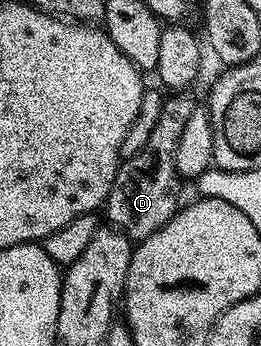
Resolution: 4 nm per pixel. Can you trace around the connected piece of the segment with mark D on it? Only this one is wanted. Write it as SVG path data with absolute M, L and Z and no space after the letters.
M188 93L169 94L162 105L162 113L158 113L158 125L154 125L150 141L146 141L142 153L123 160L116 169L106 204L107 222L128 239L139 241L150 237L176 215L178 137L182 137L182 129L186 129L186 121L190 121L190 113L194 113L198 105L197 100L192 100L190 96Z

